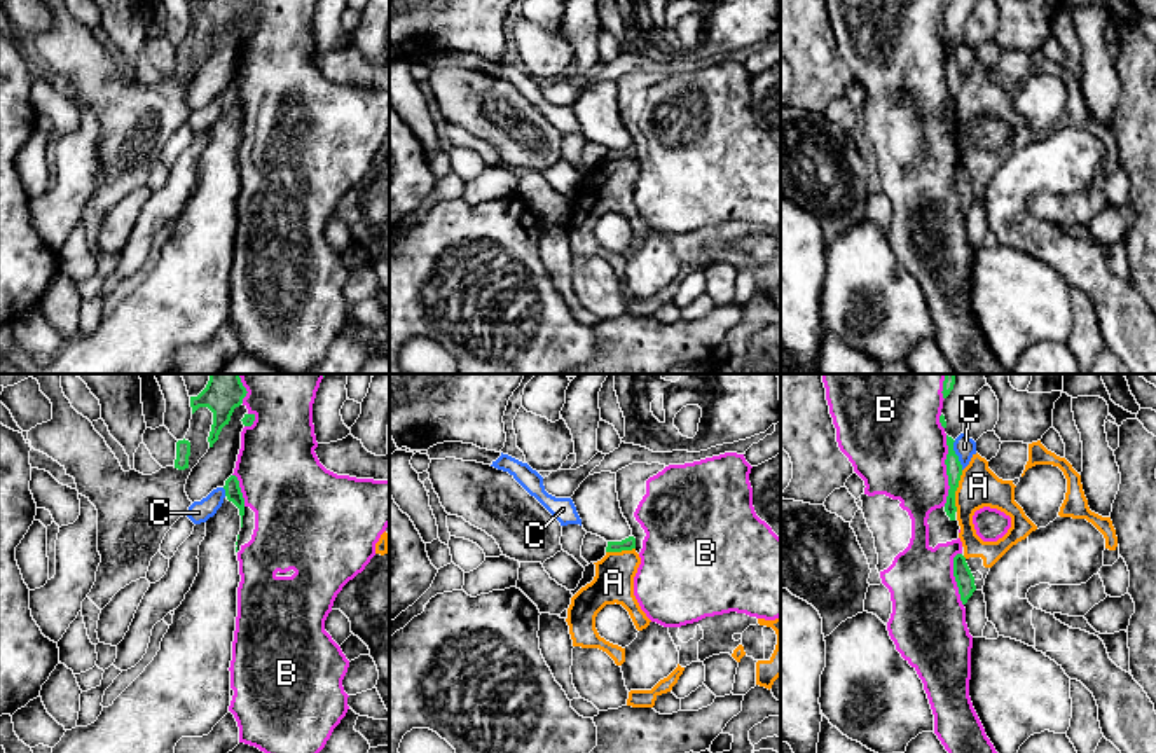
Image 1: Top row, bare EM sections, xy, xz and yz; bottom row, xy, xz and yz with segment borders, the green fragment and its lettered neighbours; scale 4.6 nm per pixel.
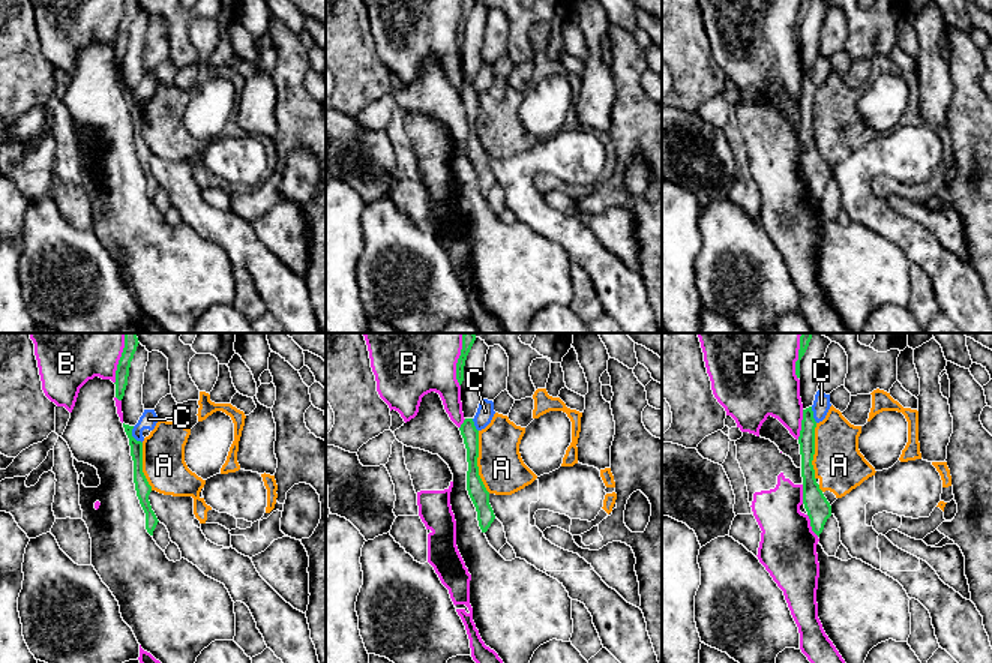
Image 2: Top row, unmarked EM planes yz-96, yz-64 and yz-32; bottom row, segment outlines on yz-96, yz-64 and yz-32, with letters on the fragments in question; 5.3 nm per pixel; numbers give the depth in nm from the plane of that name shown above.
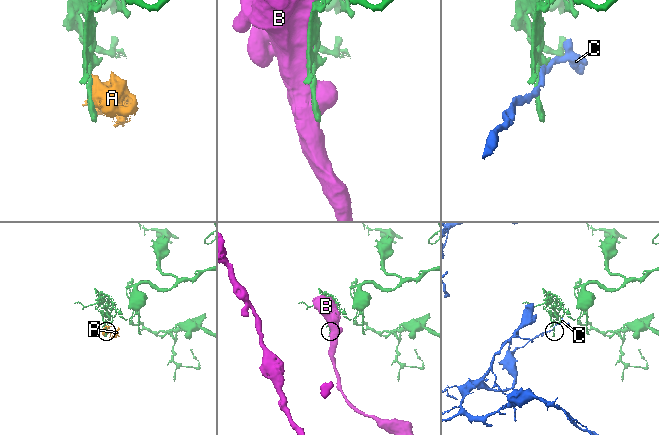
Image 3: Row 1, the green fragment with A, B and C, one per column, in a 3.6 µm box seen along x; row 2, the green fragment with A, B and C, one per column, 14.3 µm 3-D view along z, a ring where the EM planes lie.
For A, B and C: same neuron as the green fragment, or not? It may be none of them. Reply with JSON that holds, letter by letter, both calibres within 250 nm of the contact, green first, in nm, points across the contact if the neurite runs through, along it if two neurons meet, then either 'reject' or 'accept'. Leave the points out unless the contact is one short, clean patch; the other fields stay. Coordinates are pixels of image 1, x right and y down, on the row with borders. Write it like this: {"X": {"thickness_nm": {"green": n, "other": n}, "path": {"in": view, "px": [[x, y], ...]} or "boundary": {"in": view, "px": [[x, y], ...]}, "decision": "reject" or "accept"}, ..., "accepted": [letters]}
{"A": {"thickness_nm": {"green": 80, "other": 190}, "decision": "reject"}, "B": {"thickness_nm": {"green": 80, "other": 440}, "decision": "reject"}, "C": {"thickness_nm": {"green": 80, "other": 100}, "decision": "reject"}, "accepted": []}

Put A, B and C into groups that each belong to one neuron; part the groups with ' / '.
A / B / C

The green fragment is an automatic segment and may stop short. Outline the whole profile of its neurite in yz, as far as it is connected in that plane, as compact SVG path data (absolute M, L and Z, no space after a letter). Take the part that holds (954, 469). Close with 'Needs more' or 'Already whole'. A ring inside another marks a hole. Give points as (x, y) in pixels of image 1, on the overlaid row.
M946 435L948 454L946 454L945 465L946 465L950 489L948 489L948 496L946 496L946 503L945 503L945 512L950 517L950 521L955 521L955 512L957 512L955 491L959 487L959 480L962 475L962 465L959 461L959 456L953 451L953 442L955 440Z. Already whole

